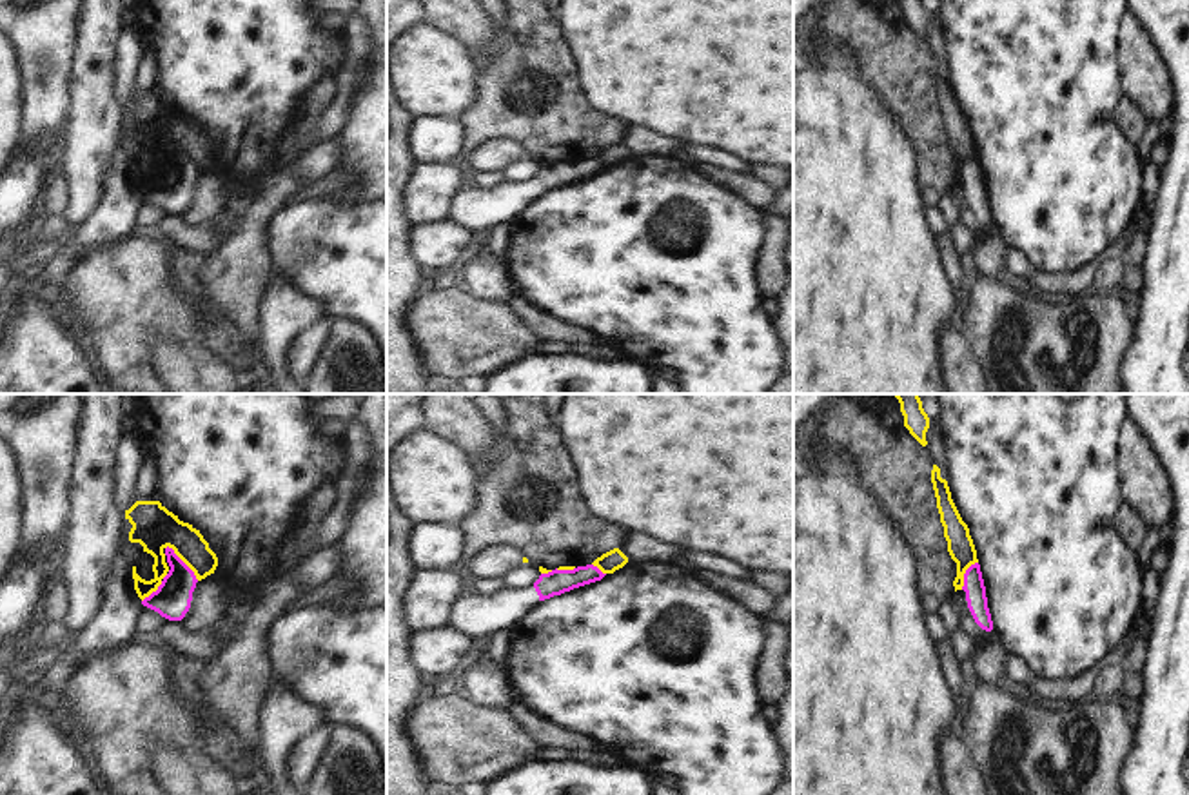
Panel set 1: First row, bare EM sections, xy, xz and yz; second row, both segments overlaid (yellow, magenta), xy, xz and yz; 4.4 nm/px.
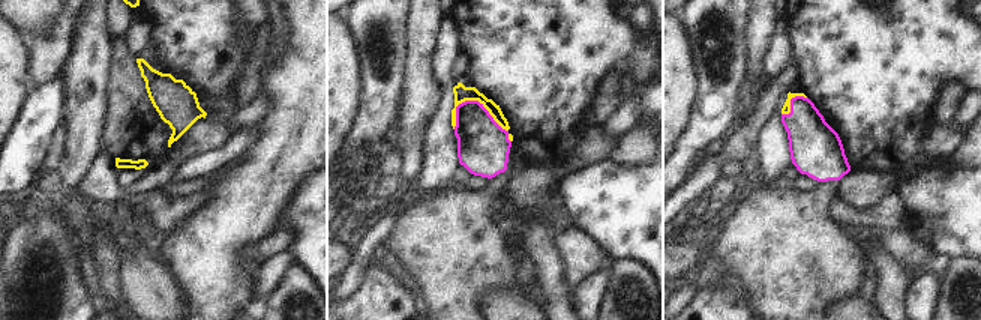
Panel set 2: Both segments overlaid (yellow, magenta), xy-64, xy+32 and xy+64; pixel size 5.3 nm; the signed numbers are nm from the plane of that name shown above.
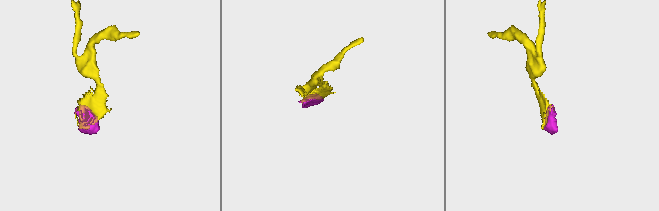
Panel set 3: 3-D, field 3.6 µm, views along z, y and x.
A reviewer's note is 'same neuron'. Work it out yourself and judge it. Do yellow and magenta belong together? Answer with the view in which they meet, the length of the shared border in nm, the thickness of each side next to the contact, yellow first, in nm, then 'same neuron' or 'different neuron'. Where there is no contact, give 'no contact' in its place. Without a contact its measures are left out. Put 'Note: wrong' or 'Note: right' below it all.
contact in xy; length 220 nm; calibres 190 and 160 nm; different neuron
Note: wrong

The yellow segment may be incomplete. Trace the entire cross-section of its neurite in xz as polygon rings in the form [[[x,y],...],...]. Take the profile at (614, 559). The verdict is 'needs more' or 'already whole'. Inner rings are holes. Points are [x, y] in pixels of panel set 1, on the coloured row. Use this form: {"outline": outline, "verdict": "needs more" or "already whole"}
{"outline": [[[614,548],[601,557],[597,557],[592,564],[597,566],[603,574],[614,574],[615,570],[623,568],[628,563],[628,557],[619,550]]], "verdict": "already whole"}

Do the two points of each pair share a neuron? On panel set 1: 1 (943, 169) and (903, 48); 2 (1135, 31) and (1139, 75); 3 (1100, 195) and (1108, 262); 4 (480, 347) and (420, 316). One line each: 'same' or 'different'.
1: same
2: same
3: different
4: same

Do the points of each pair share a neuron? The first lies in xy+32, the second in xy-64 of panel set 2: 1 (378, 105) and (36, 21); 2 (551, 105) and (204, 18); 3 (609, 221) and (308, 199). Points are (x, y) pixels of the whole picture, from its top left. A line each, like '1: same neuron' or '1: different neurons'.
1: different neurons
2: same neuron
3: same neuron

